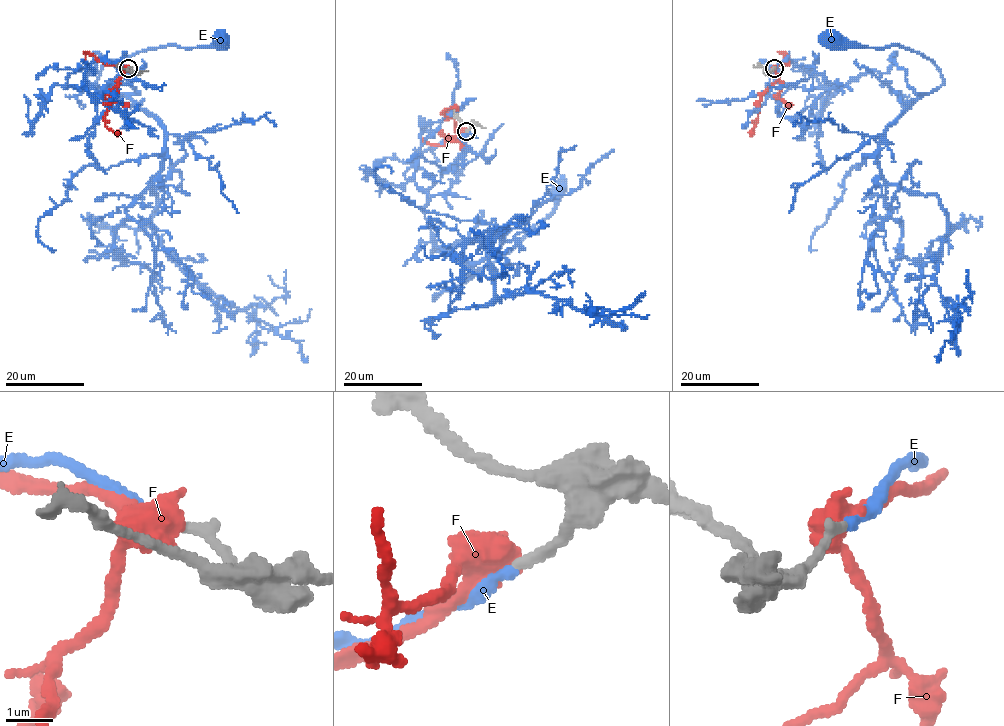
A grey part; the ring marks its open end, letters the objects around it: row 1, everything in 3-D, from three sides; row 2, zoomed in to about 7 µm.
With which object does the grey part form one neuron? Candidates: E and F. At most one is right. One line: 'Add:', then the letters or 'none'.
Add: E

